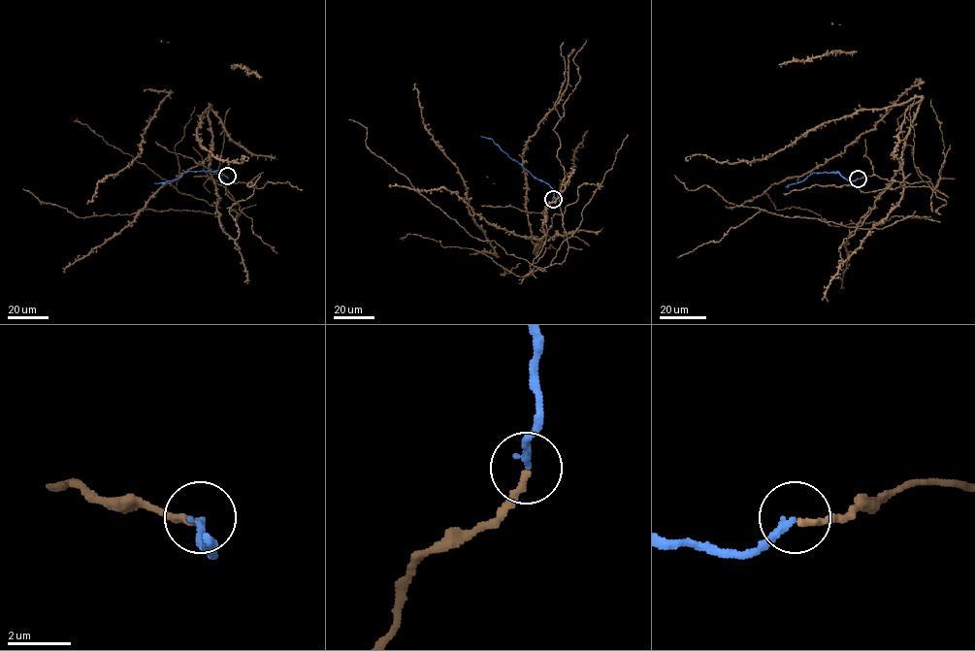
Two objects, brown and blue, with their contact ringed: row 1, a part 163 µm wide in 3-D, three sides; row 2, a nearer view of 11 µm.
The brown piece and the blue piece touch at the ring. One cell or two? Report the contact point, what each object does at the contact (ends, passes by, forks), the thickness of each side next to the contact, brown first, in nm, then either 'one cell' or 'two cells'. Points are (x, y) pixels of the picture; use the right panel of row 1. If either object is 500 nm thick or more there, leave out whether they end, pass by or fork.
place (858, 179); brown ends; blue ends; calibres 200 and 240 nm; one cell

